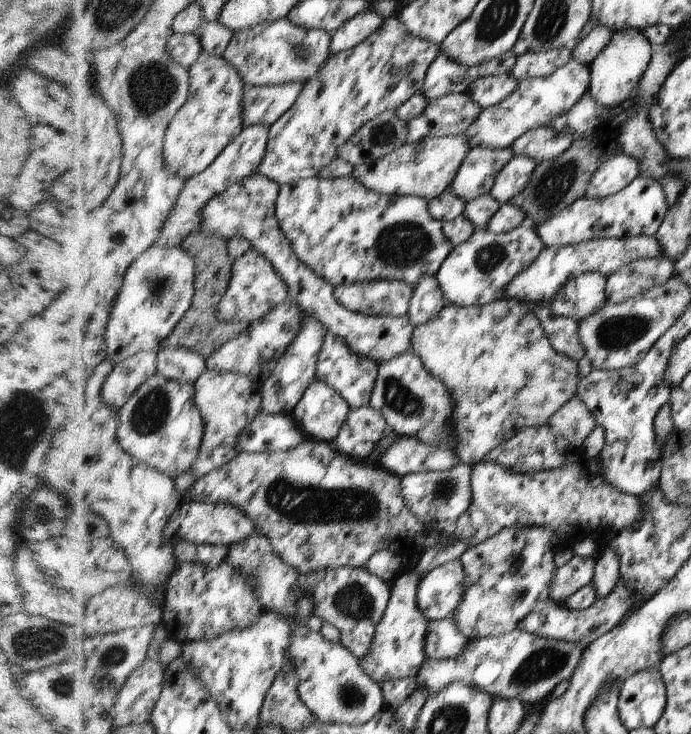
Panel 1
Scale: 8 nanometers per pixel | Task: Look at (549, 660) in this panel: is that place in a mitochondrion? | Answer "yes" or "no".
yes

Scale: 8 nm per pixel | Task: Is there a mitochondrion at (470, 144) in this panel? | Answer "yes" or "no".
no

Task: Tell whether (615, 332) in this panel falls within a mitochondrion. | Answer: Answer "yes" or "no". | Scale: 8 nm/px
yes

